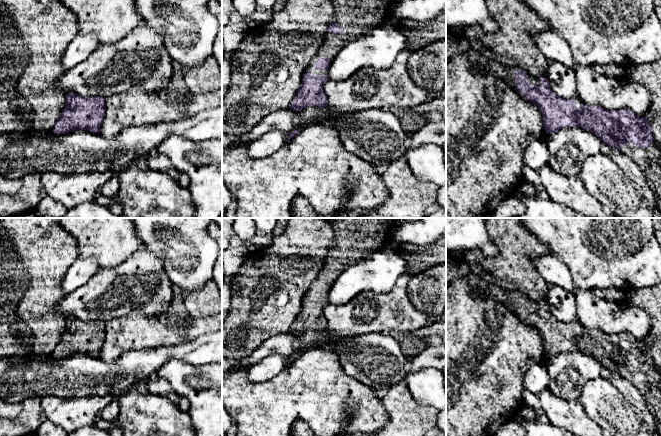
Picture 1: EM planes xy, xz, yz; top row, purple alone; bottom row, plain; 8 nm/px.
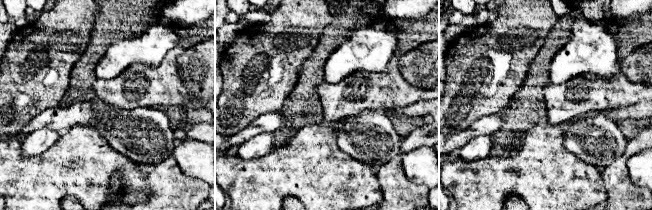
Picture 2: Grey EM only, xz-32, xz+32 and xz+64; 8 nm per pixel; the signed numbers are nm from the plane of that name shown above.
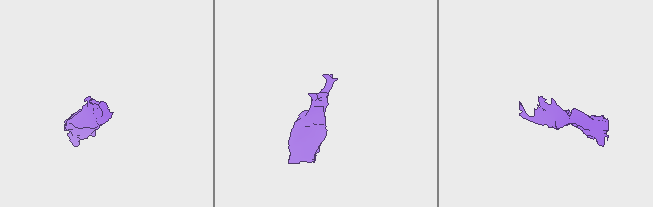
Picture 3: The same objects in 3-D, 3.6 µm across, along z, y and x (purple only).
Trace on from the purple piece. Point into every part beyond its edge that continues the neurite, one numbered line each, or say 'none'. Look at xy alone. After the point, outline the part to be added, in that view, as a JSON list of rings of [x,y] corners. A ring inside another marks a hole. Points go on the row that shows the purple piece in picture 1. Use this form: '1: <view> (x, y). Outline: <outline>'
none

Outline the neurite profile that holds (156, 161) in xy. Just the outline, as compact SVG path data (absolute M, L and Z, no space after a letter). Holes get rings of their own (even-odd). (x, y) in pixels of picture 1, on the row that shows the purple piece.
M153 152L144 165L151 170L167 172L173 179L178 180L180 172L174 168L171 160L164 154Z

